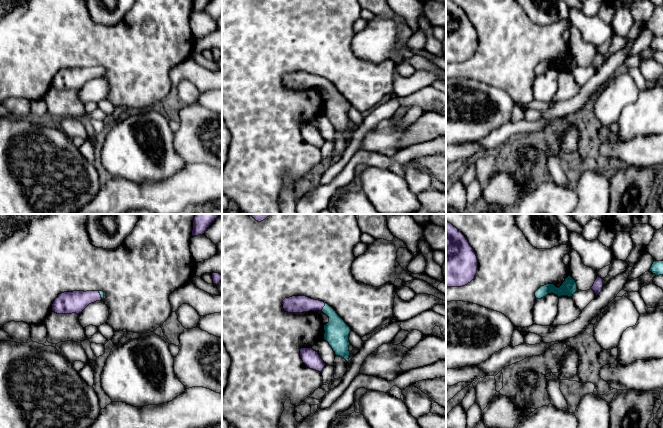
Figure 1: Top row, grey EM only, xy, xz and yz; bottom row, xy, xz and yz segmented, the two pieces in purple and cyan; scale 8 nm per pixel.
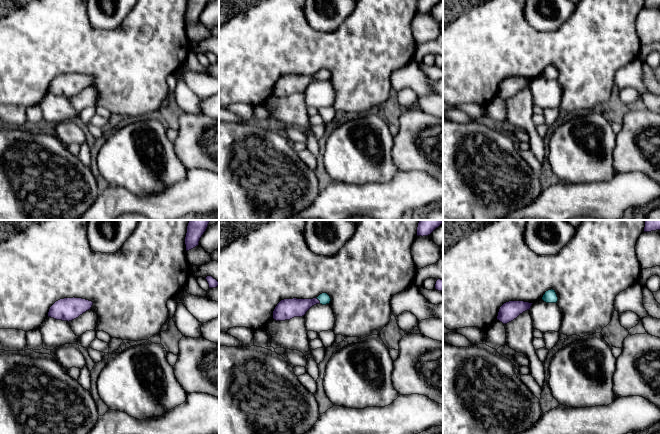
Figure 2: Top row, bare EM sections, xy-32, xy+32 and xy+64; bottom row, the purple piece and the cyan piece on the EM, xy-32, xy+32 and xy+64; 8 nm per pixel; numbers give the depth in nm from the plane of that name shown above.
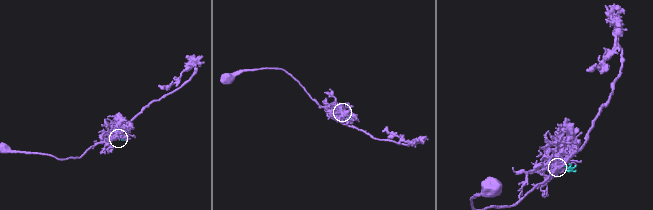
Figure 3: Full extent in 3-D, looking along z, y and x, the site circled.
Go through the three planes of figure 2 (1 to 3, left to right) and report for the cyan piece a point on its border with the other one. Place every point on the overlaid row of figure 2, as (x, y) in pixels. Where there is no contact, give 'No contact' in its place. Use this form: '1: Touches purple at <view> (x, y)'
1: No contact
2: Touches purple at xy+32 (318, 300)
3: No contact

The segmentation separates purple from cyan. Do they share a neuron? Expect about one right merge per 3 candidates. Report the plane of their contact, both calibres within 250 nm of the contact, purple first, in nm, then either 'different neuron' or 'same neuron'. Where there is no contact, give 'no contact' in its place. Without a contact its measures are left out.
xz | 140/190 nm | same neuron

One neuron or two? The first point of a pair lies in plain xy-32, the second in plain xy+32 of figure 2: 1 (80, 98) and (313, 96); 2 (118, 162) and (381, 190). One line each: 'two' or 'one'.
1: one
2: two

